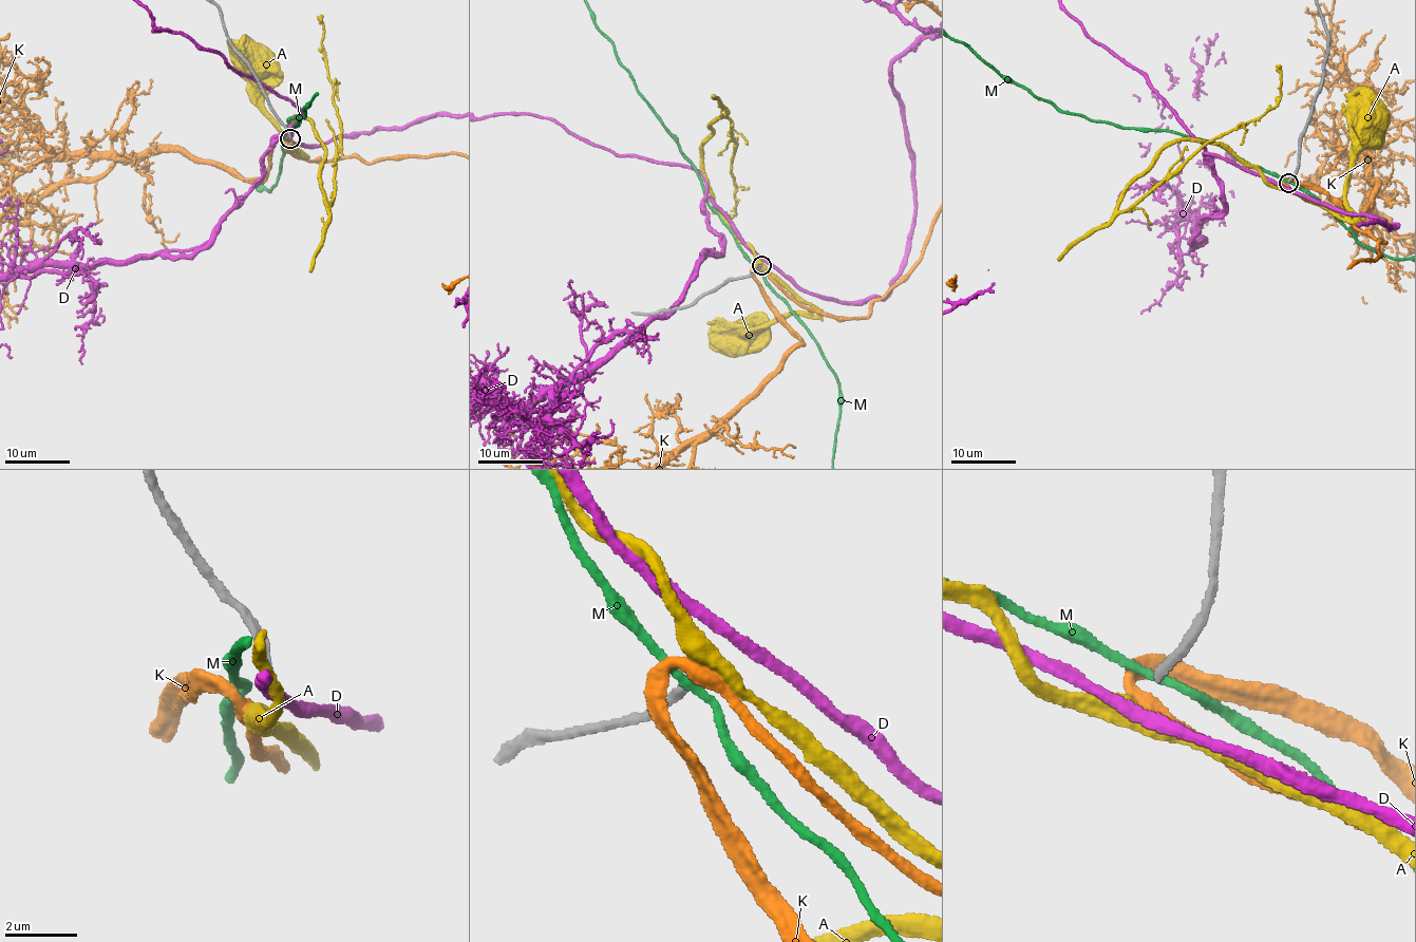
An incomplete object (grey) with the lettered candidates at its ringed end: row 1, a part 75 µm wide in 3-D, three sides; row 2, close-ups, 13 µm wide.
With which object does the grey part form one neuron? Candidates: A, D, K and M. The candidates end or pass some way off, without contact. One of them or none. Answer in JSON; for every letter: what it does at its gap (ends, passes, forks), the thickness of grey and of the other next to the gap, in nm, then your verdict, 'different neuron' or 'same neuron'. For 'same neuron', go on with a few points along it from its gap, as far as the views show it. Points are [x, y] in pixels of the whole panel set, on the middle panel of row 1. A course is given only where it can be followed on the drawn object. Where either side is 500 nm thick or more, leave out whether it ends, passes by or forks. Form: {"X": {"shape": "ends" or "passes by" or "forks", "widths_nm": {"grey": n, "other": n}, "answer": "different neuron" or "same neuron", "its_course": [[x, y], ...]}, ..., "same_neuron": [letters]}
{"A": {"shape": "passes by", "widths_nm": {"grey": 200, "other": 480}, "answer": "different neuron"}, "D": {"shape": "passes by", "widths_nm": {"grey": 200, "other": 320}, "answer": "different neuron"}, "K": {"shape": "passes by", "widths_nm": {"grey": 200, "other": 420}, "answer": "same neuron"}, "M": {"shape": "passes by", "widths_nm": {"grey": 200, "other": 200}, "answer": "different neuron"}, "same_neuron": ["K"]}

